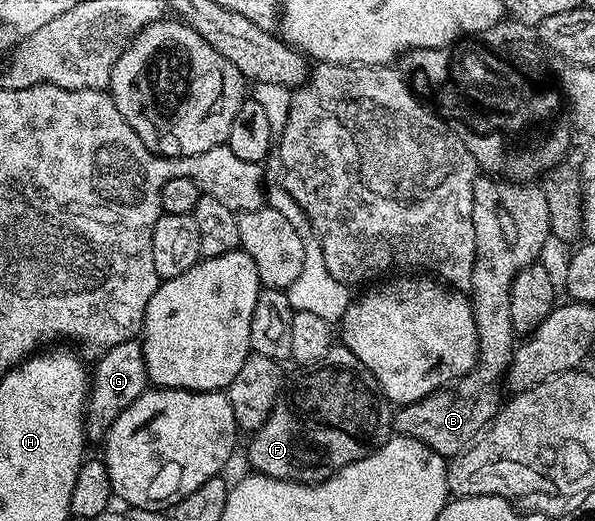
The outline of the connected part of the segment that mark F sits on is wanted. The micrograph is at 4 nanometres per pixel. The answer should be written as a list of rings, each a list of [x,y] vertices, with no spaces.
[[[335,343],[315,364],[301,367],[293,378],[284,382],[269,417],[250,437],[249,469],[280,481],[299,481],[303,485],[315,485],[333,477],[343,467],[371,455],[393,433],[394,406],[385,398],[375,375],[344,343]]]

